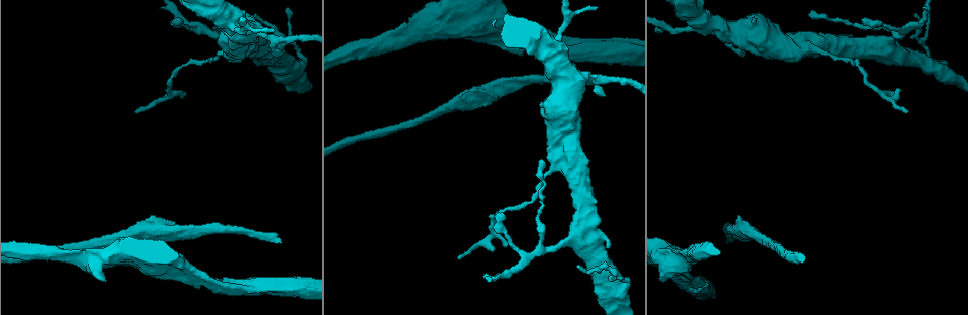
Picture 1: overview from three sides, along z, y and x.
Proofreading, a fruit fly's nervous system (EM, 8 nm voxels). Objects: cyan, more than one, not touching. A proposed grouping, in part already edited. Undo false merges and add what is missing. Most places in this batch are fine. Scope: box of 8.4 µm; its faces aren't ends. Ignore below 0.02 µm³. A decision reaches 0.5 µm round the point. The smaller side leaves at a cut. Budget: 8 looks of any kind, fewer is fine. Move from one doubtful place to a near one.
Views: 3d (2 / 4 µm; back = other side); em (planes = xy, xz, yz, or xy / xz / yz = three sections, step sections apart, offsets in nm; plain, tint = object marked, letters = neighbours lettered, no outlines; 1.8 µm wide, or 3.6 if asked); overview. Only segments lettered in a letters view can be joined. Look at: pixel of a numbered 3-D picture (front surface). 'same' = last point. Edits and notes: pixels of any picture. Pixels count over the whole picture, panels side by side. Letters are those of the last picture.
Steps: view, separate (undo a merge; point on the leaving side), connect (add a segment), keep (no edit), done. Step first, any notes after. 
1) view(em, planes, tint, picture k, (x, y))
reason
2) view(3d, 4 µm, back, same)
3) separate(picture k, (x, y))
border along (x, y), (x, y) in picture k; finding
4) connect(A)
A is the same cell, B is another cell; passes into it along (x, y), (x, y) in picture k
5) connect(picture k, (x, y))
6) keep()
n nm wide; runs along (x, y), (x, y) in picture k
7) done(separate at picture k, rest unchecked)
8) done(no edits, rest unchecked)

view(em, xz, step 16, tint, picture 1, (556, 56))

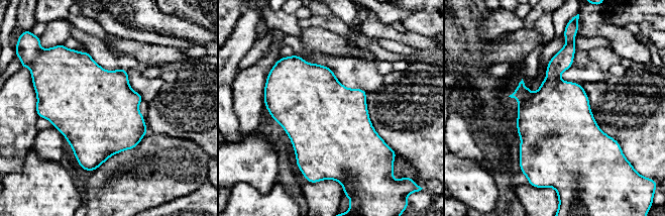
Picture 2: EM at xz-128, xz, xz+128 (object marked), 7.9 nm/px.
view(em, planes, letters, same)

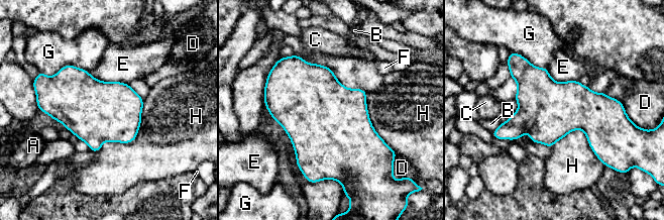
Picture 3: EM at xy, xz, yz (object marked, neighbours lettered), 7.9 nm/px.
keep()
A, B, C, D, E, F, G and H are other cells; continuous, no second cell

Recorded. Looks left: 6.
view(em, planes, letters, picture 1, (140, 263))
calibre changes

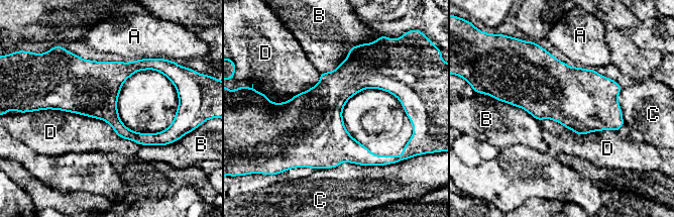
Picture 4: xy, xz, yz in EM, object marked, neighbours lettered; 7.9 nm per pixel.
keep()
A, B, C and D are other cells; border along (40, 109), (102, 119), (140, 144) in picture 4; one cell here

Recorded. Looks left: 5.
view(3d, 2 µm, back, picture 1, (137, 112))
tapers out

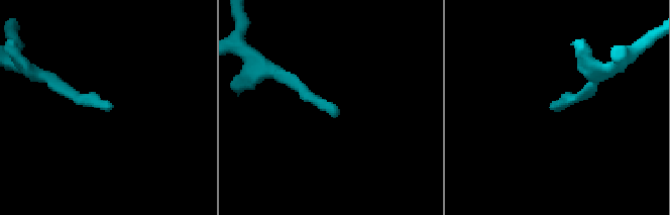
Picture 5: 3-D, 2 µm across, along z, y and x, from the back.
view(em, 3.6 µm, xy, step 16, tint, picture 5, (550, 108))
now the EM

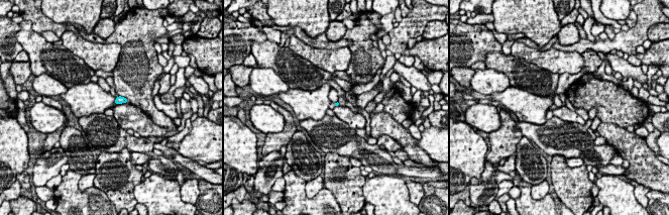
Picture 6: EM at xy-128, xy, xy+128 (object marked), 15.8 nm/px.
view(em, 3.6 µm, planes, letters, same)
another direction

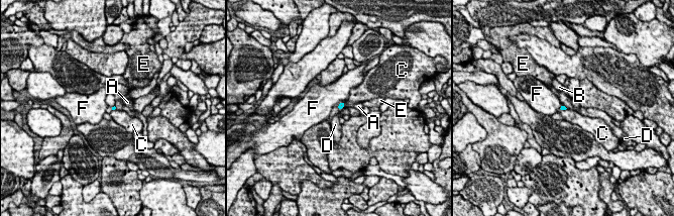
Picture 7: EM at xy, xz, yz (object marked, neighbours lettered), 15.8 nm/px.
keep()
C touches over 170 nm; A, B, C, D, E and F are other cells; border along (344, 102), (344, 106), (339, 110) in picture 7; no lettered segment goes on from it

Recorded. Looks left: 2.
done(no edits, rest unchecked)

